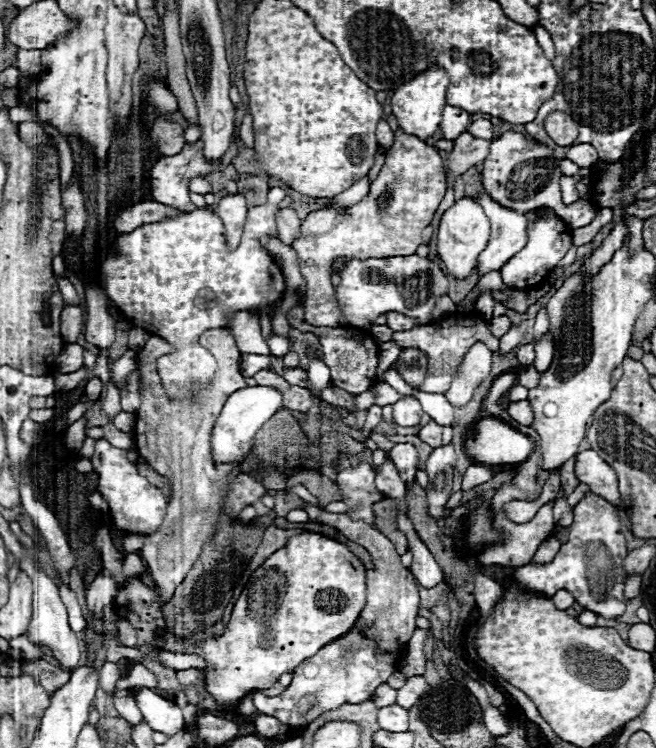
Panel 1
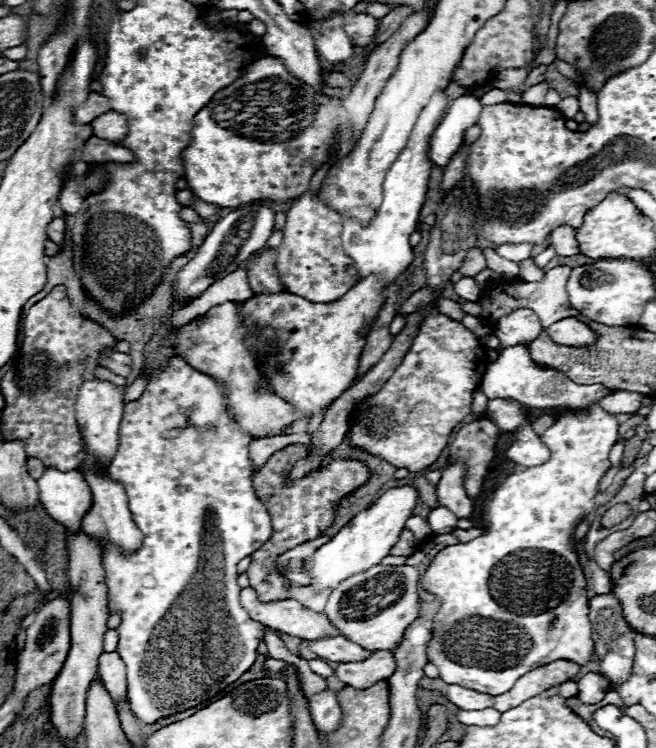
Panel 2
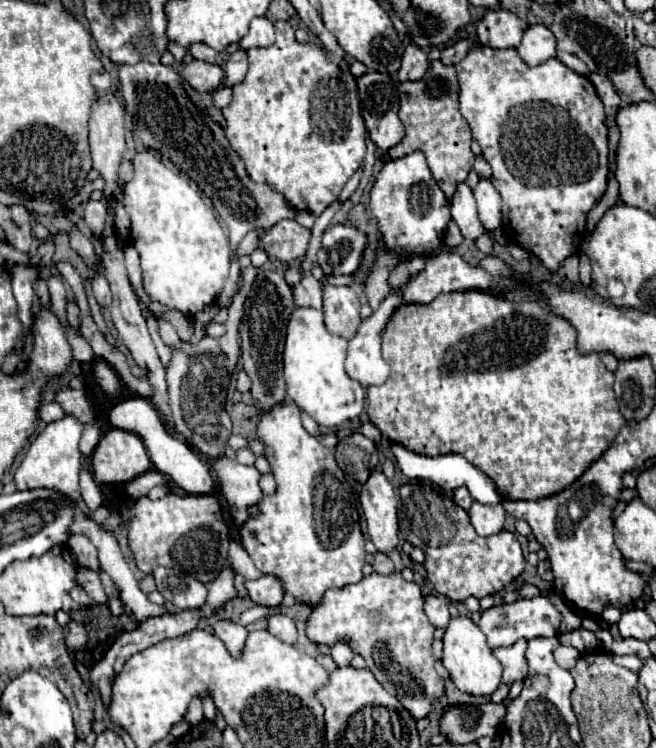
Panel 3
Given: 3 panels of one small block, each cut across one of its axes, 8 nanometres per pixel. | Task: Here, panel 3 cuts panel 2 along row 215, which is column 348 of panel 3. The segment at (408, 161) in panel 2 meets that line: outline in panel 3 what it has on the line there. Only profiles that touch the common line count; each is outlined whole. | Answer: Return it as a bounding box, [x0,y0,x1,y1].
[284,308,366,428]

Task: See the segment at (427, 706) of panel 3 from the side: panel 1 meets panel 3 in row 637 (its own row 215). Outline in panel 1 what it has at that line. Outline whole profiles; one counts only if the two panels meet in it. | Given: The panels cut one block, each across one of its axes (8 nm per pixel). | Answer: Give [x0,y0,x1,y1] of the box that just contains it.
[292,130,446,328]

